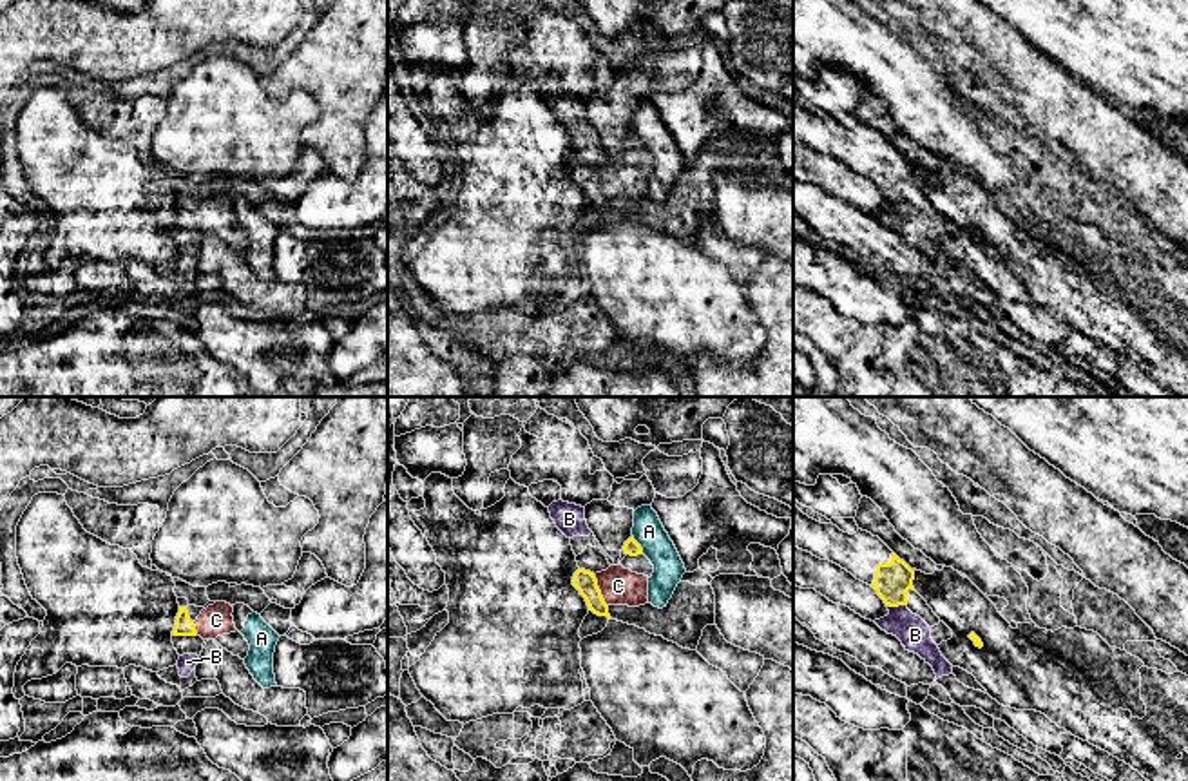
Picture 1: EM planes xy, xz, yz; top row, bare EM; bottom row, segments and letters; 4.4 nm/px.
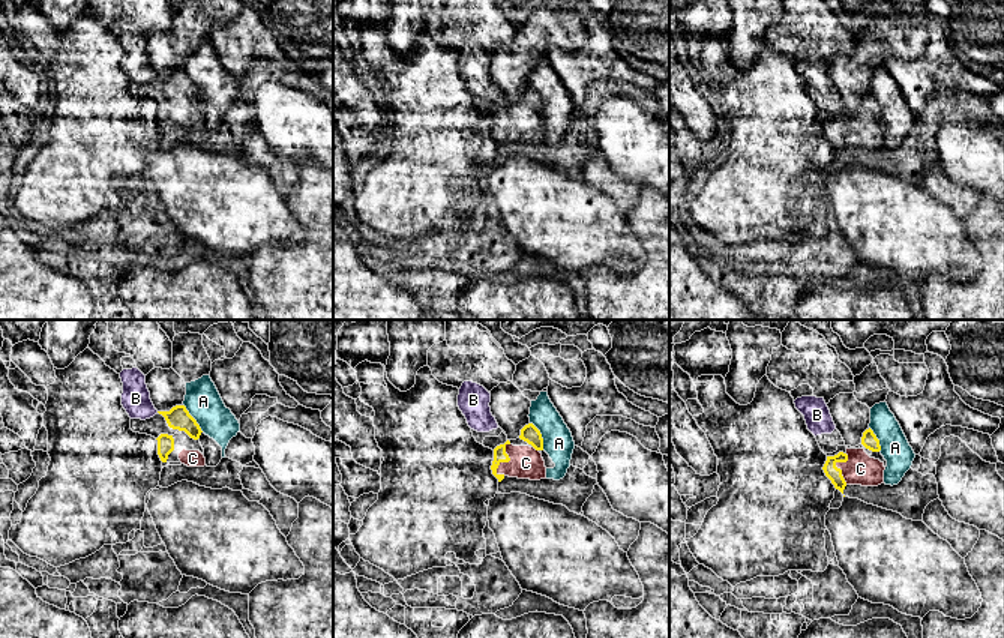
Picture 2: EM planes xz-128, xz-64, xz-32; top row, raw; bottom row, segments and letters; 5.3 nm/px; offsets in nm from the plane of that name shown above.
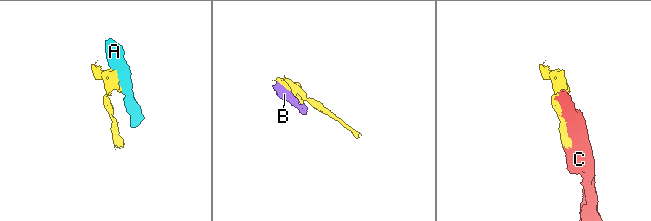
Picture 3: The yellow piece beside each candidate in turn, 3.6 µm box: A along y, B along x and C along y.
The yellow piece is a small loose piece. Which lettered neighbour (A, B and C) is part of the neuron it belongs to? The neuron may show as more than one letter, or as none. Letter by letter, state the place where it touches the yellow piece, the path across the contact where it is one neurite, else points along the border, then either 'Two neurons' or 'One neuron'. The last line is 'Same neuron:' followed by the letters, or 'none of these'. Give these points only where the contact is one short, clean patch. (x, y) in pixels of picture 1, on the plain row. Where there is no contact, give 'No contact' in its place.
A: Touches yellow at xz (638, 138). Two neurons
B: Touches yellow at yz (897, 200). Boundary: yz (886, 198), (906, 200). Two neurons
C: Touches yellow at xz (600, 185). One neuron
Same neuron: C

